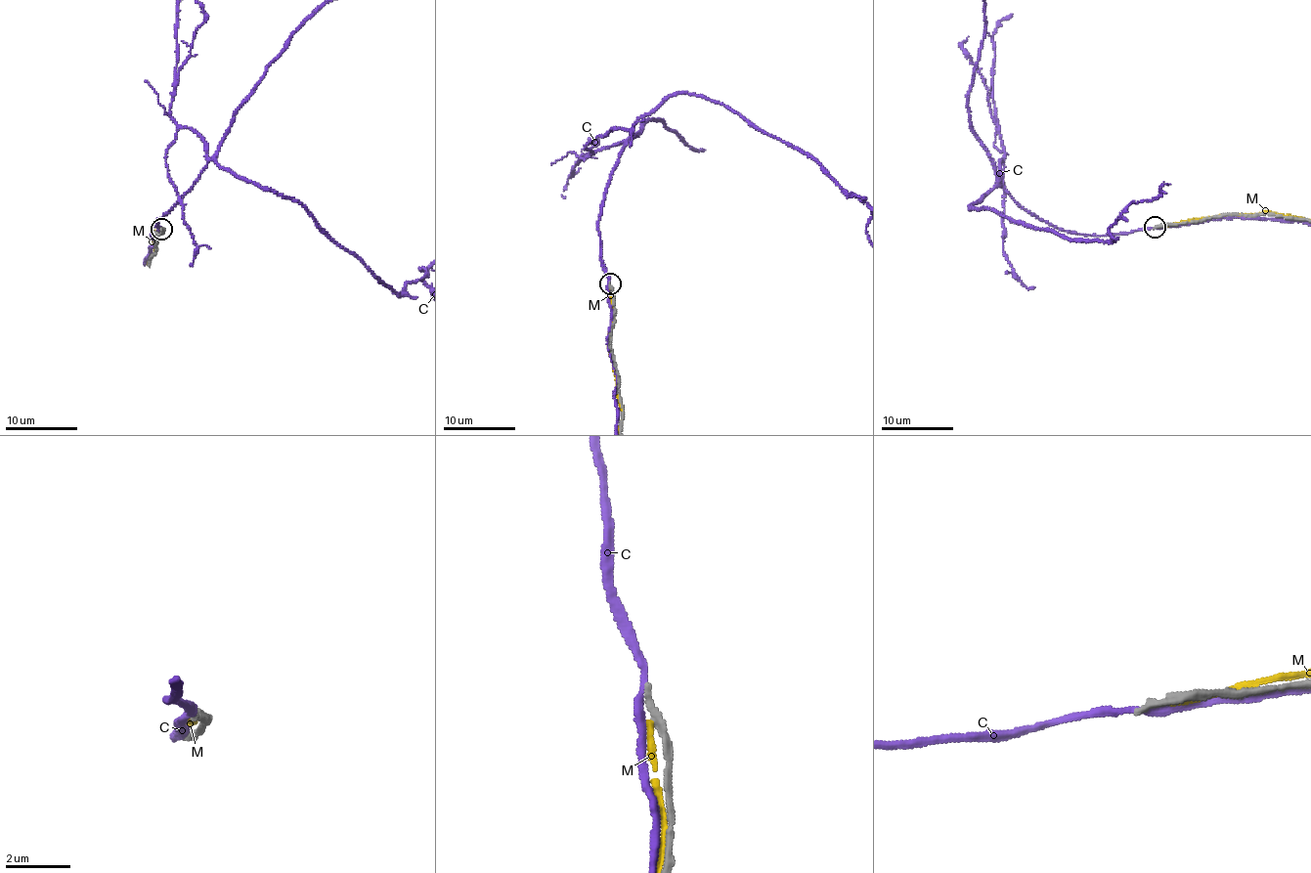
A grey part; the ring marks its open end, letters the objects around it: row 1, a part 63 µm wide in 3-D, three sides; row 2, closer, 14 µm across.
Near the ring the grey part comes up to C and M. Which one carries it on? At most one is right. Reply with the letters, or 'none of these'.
none of these

